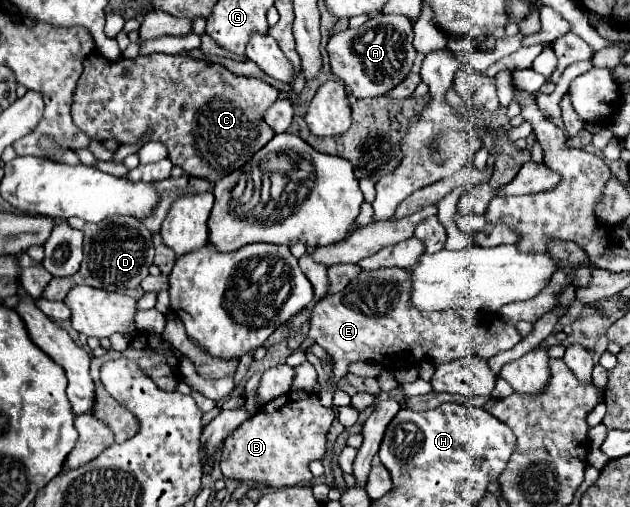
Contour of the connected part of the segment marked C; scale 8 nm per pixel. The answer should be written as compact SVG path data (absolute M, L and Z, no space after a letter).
M92 53L86 57L84 61L84 73L82 77L78 79L78 87L76 87L76 93L74 93L74 105L72 105L72 119L76 123L76 127L80 127L84 133L88 133L90 139L94 141L106 141L106 139L116 139L120 143L138 143L142 139L144 133L152 133L152 139L154 141L160 141L168 147L168 159L182 167L188 175L192 177L200 177L200 179L208 179L208 181L218 181L222 177L226 177L228 173L240 169L244 163L248 163L252 159L252 155L256 151L260 151L272 137L274 137L274 131L266 125L266 121L262 119L262 113L278 99L278 89L274 89L272 85L268 85L266 81L262 79L256 79L256 77L244 77L244 75L236 75L232 71L228 71L226 67L218 65L218 63L208 63L208 61L196 61L184 53L174 53L174 55L148 55L148 57L136 57L134 61L130 59L124 59L120 57L118 61L108 61L106 57L100 57L100 53Z

